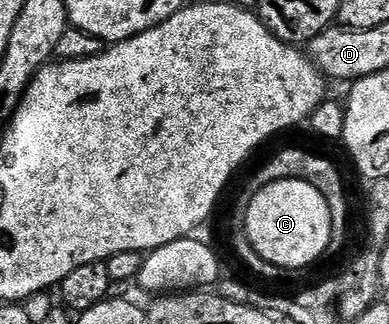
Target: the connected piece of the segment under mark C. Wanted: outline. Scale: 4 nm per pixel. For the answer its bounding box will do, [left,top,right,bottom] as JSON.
[242,180,332,270]

